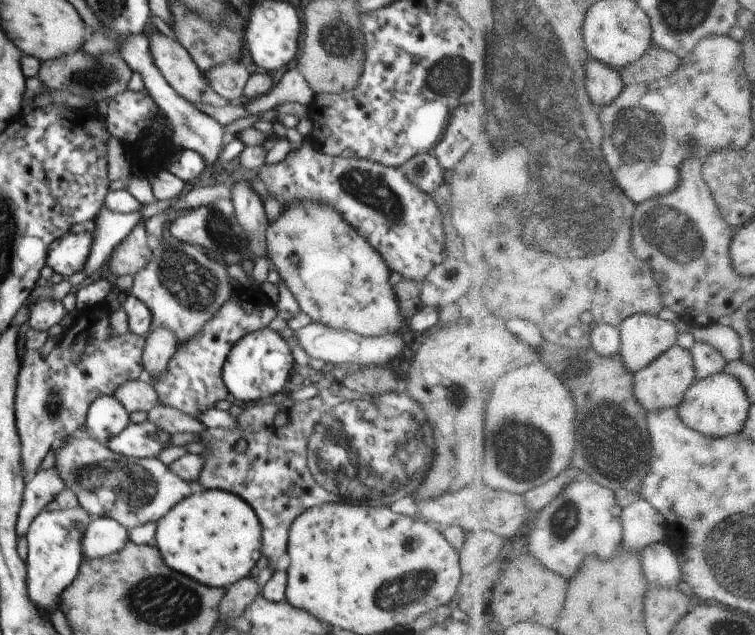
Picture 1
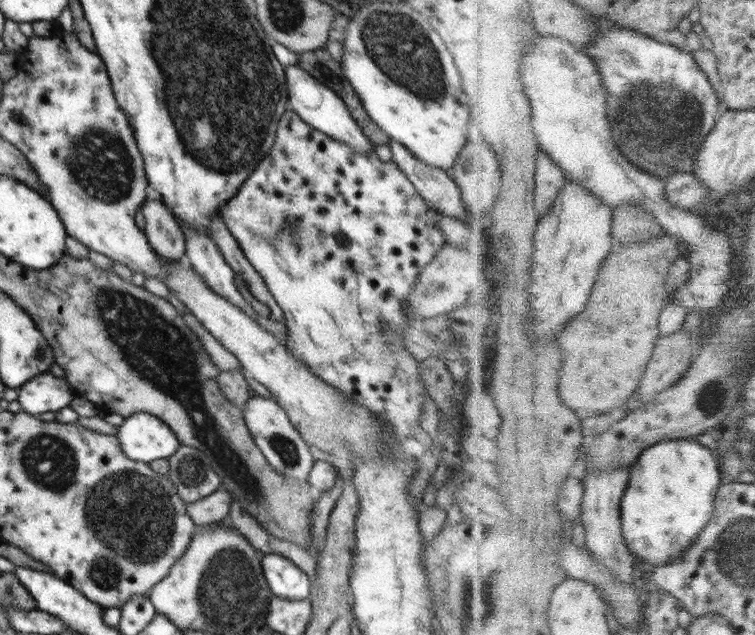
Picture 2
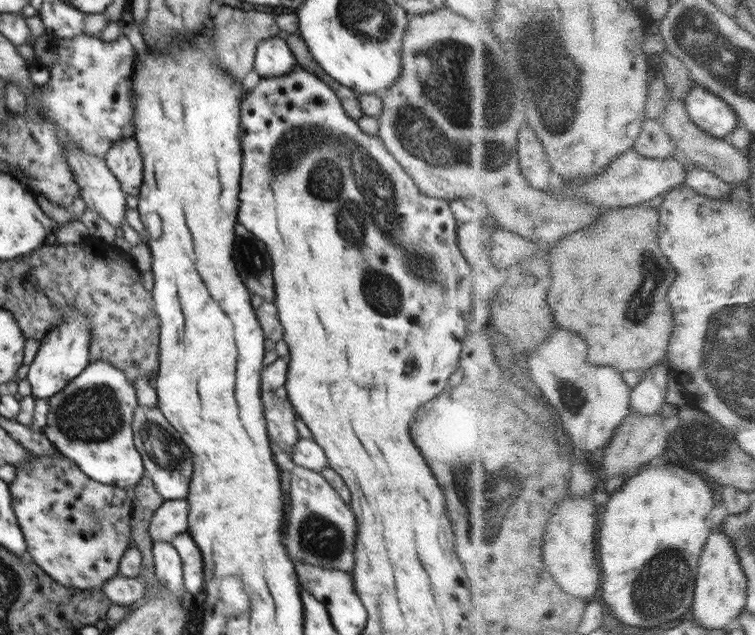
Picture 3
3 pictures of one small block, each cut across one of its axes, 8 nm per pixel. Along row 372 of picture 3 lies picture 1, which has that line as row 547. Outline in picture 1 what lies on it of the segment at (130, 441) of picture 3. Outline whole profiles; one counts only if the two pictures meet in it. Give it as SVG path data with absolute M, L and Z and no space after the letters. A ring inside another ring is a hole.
M94 517L81 538L83 559L103 559L120 552L129 541L129 530L110 517Z

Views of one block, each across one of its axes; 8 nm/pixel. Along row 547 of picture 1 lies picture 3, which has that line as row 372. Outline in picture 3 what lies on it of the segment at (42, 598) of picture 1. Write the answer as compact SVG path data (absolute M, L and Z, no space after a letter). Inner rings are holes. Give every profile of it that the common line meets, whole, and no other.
M68 311L66 319L54 325L44 338L34 360L29 365L26 380L31 387L31 395L38 399L50 399L54 394L61 392L72 379L75 379L90 364L90 325L84 311Z

